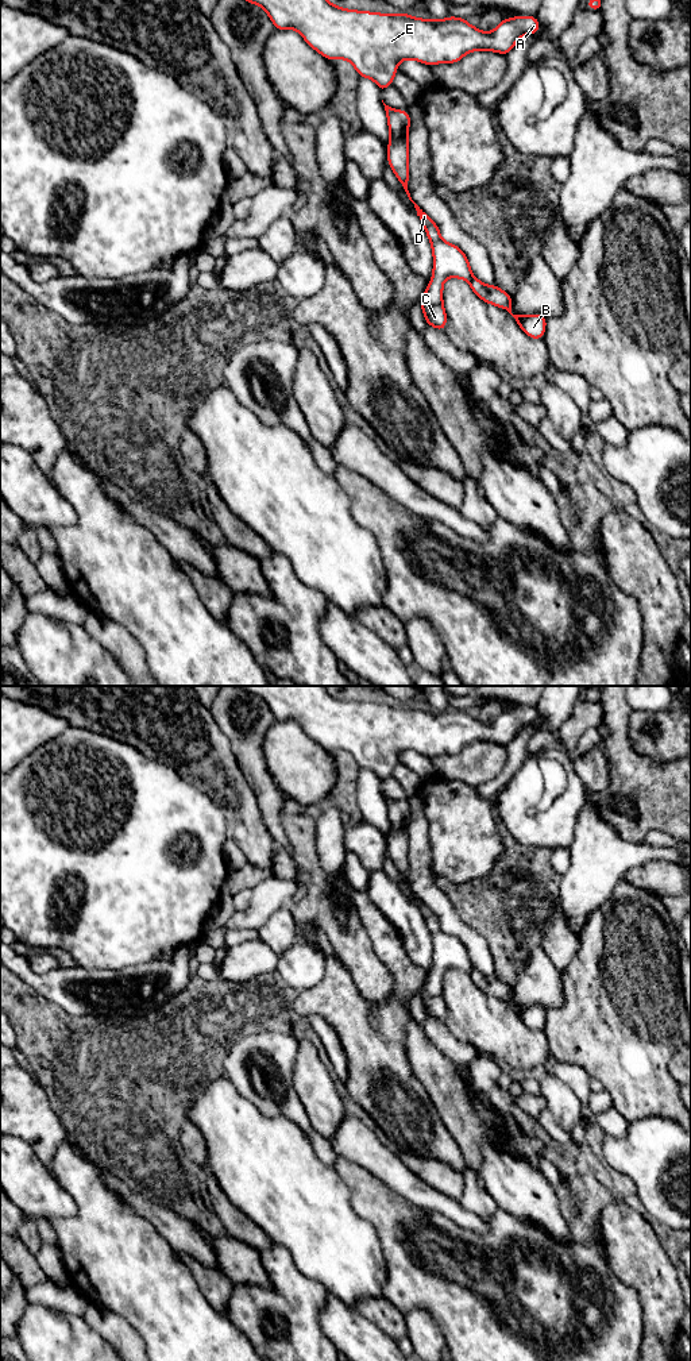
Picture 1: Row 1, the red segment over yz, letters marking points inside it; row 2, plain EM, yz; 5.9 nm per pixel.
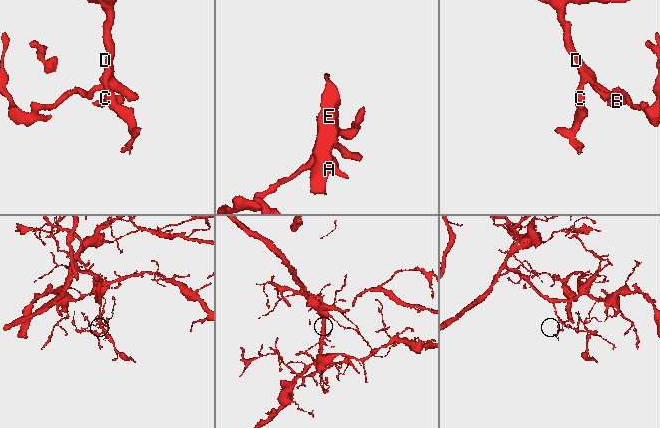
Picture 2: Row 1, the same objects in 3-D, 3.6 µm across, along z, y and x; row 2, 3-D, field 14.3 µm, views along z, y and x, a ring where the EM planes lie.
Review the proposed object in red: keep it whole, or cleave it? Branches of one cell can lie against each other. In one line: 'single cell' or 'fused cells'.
fused cells

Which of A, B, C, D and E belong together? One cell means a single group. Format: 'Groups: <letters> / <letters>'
Groups: A C D E / B

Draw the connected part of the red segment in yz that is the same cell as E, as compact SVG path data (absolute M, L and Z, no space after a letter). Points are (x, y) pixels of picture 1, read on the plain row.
M236 686L262 698L275 721L294 720L305 733L327 751L350 752L360 768L374 771L381 783L393 775L397 757L402 751L416 751L433 757L441 753L456 755L475 741L509 745L517 732L526 725L536 725L541 716L534 708L503 710L494 722L483 724L466 710L448 708L444 712L420 710L408 705L377 705L344 701L332 697L325 686Z

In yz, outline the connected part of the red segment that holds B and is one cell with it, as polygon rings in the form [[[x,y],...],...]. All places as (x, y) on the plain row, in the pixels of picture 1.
[[[472,968],[470,978],[485,994],[506,1000],[528,1028],[532,1030],[544,1029],[547,1009],[543,1006],[513,1006],[510,986],[499,980],[497,976],[485,976],[478,969]]]

